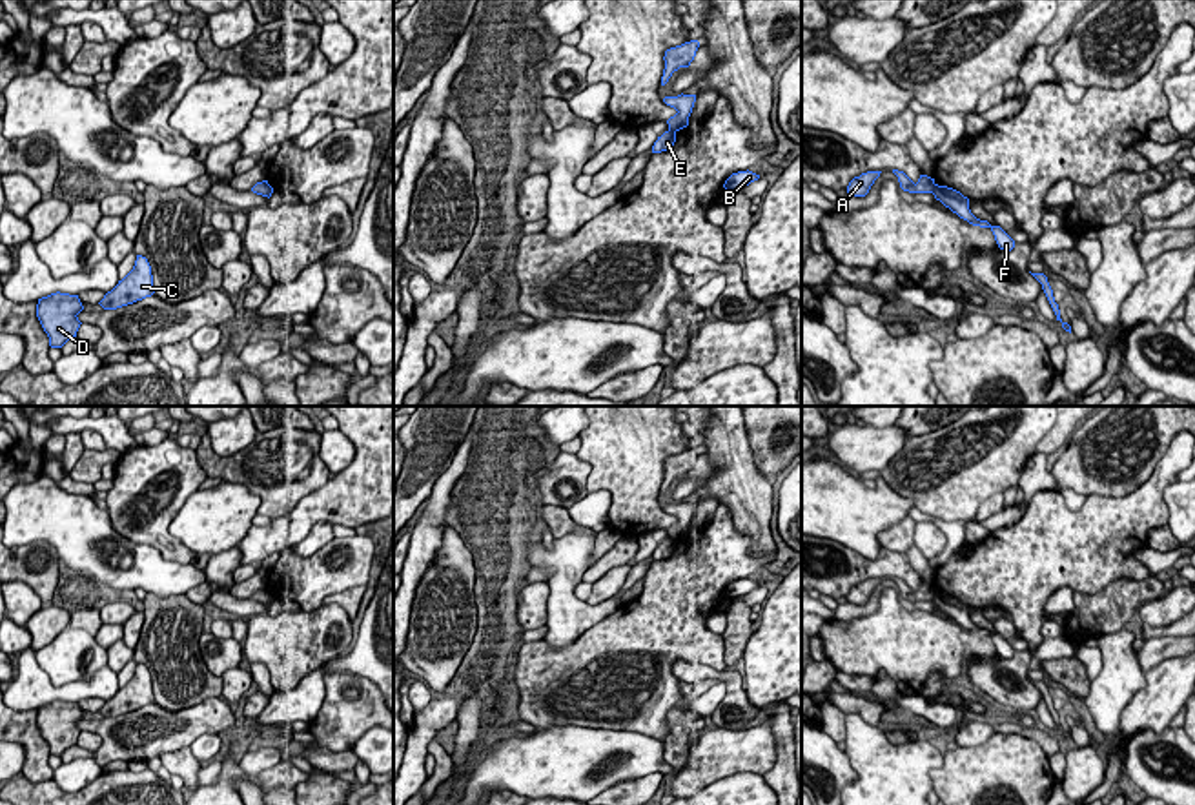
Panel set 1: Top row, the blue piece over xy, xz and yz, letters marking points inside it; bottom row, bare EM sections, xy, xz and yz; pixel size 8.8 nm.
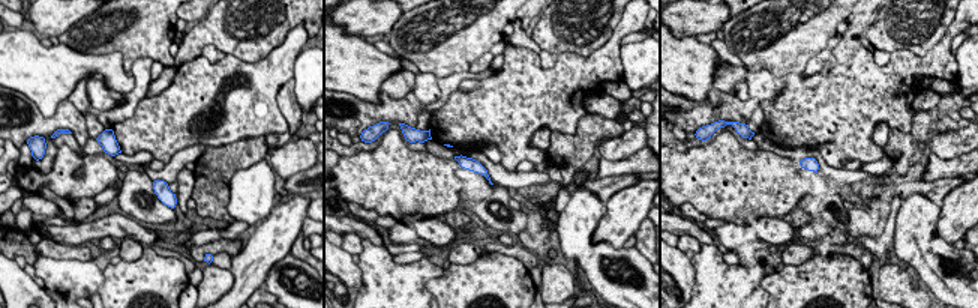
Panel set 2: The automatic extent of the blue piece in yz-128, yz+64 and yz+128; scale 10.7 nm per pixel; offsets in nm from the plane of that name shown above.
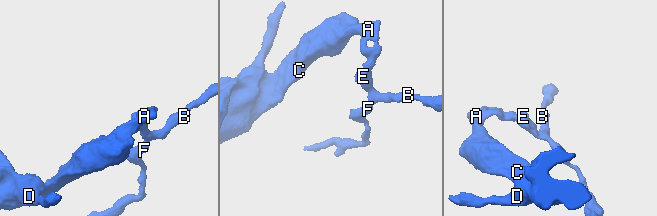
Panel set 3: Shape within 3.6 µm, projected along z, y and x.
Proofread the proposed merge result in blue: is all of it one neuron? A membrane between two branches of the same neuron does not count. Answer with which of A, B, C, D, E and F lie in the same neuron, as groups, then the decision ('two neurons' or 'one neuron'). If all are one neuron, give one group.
A C D / B E F | two neurons

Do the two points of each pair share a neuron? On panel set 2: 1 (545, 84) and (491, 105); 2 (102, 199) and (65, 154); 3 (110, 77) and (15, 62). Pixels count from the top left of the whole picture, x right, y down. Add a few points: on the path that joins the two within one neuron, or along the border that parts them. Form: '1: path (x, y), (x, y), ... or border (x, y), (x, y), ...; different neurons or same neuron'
1: path (531, 96), (522, 96), (510, 105), (504, 105); same neuron
2: border (117, 182), (93, 197); different neurons
3: path (86, 66), (39, 66); same neuron

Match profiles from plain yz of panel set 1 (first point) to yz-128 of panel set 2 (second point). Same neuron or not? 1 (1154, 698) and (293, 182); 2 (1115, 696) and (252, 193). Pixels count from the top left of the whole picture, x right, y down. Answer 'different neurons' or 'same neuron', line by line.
1: different neurons
2: same neuron

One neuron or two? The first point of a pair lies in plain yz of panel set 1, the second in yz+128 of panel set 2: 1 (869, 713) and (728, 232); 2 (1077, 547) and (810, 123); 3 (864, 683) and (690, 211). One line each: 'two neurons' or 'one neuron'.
1: two neurons
2: one neuron
3: one neuron

